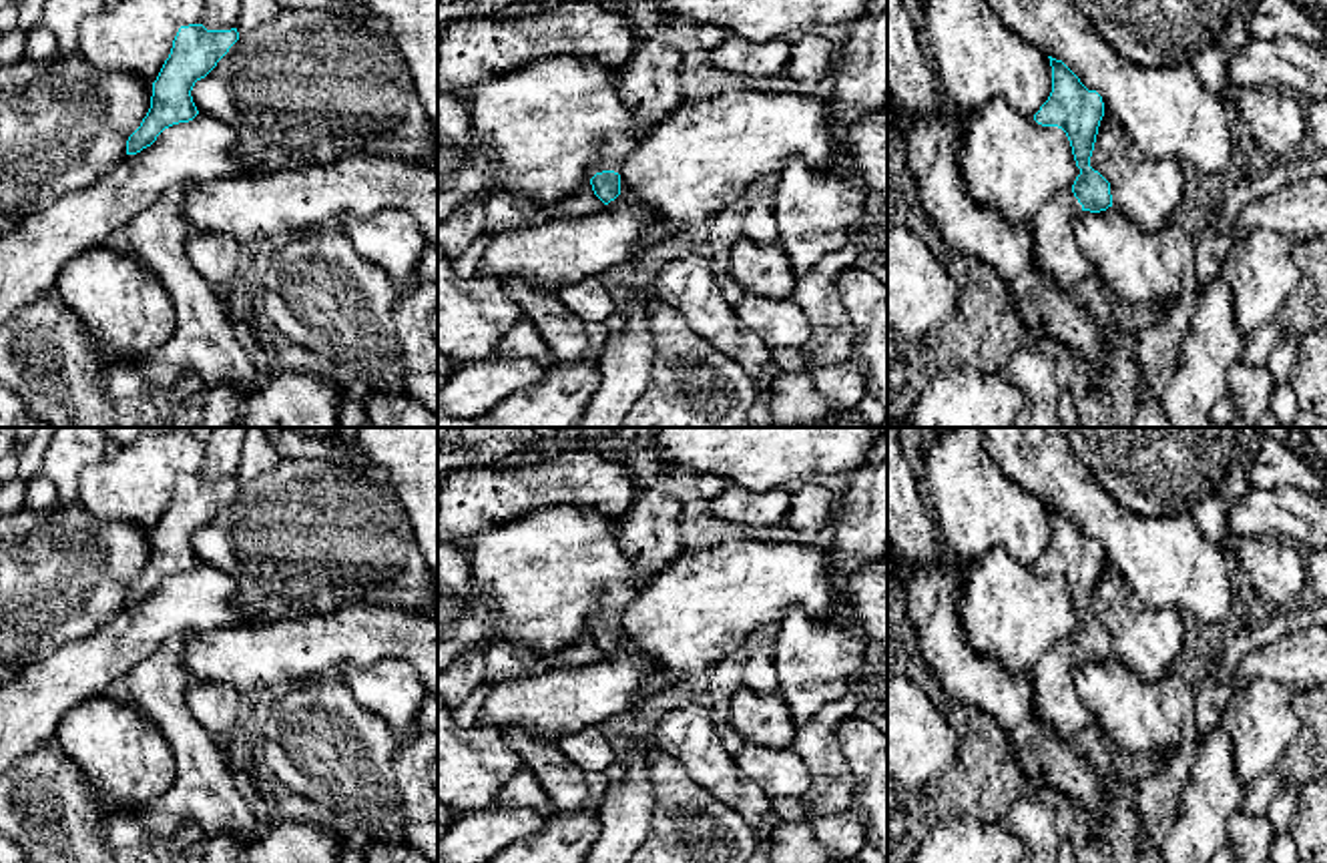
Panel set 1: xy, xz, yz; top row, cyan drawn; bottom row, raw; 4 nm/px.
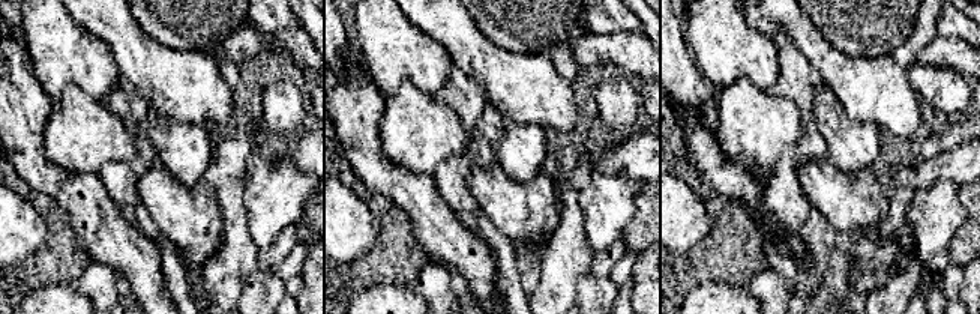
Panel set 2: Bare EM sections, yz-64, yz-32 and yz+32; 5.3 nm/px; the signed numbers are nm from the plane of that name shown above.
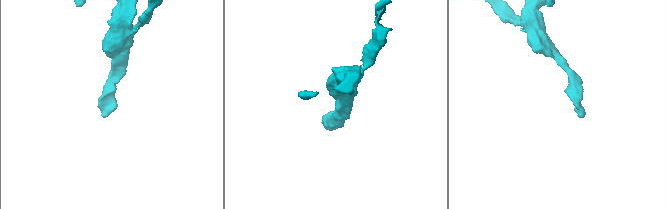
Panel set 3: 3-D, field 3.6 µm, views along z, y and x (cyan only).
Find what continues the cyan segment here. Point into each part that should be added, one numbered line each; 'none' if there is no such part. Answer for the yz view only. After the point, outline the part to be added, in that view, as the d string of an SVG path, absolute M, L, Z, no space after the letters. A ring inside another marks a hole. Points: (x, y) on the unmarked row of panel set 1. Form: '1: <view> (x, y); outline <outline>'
1: yz (1056, 703); outline M1070 638L1050 648L1030 674L1034 710L1064 743L1074 743L1076 733L1092 721L1088 706L1074 688L1074 672L1080 662L1082 654Z

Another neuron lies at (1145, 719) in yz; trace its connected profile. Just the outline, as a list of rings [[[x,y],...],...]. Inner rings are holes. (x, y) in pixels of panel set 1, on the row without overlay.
[[[1112,654],[1100,662],[1082,660],[1074,672],[1074,688],[1112,745],[1140,765],[1166,761],[1182,743],[1199,737],[1195,692],[1174,670],[1156,680],[1144,680]]]

